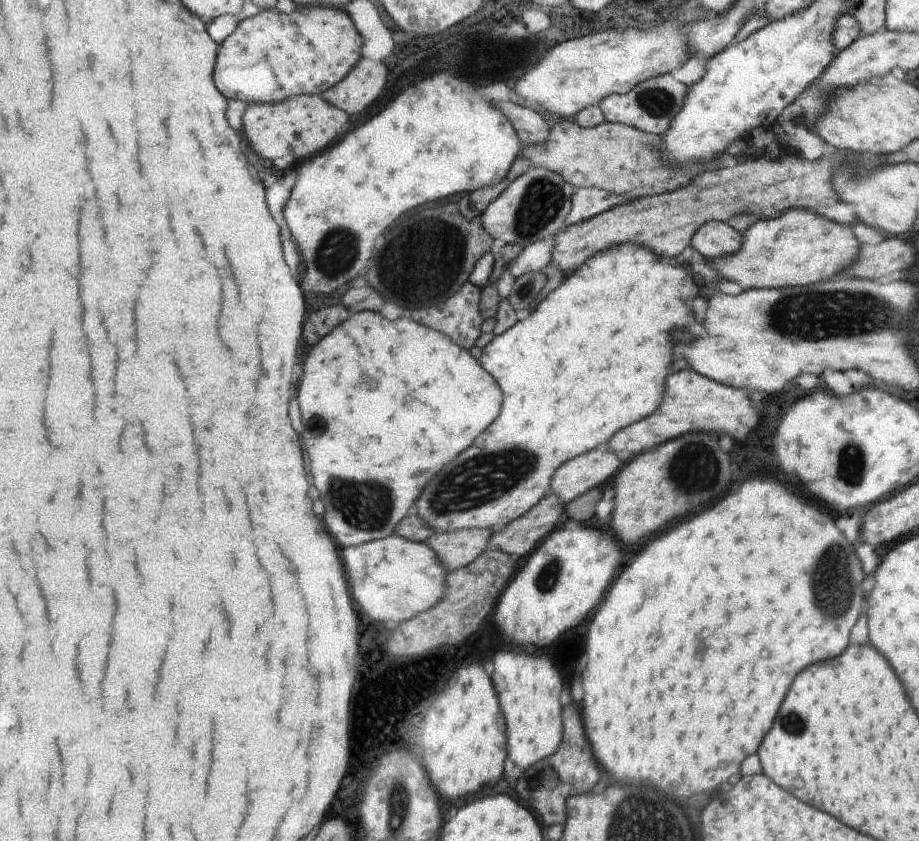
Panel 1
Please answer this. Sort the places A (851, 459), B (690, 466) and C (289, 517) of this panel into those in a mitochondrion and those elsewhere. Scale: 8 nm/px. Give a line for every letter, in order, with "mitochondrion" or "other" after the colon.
A: mitochondrion
B: mitochondrion
C: other

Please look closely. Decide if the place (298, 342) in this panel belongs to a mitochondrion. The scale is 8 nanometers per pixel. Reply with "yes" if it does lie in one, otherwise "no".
no

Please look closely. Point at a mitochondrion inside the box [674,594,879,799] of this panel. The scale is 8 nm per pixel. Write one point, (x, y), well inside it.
(793, 725)

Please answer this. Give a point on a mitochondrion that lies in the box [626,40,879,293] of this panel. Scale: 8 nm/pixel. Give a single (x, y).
(659, 103)

